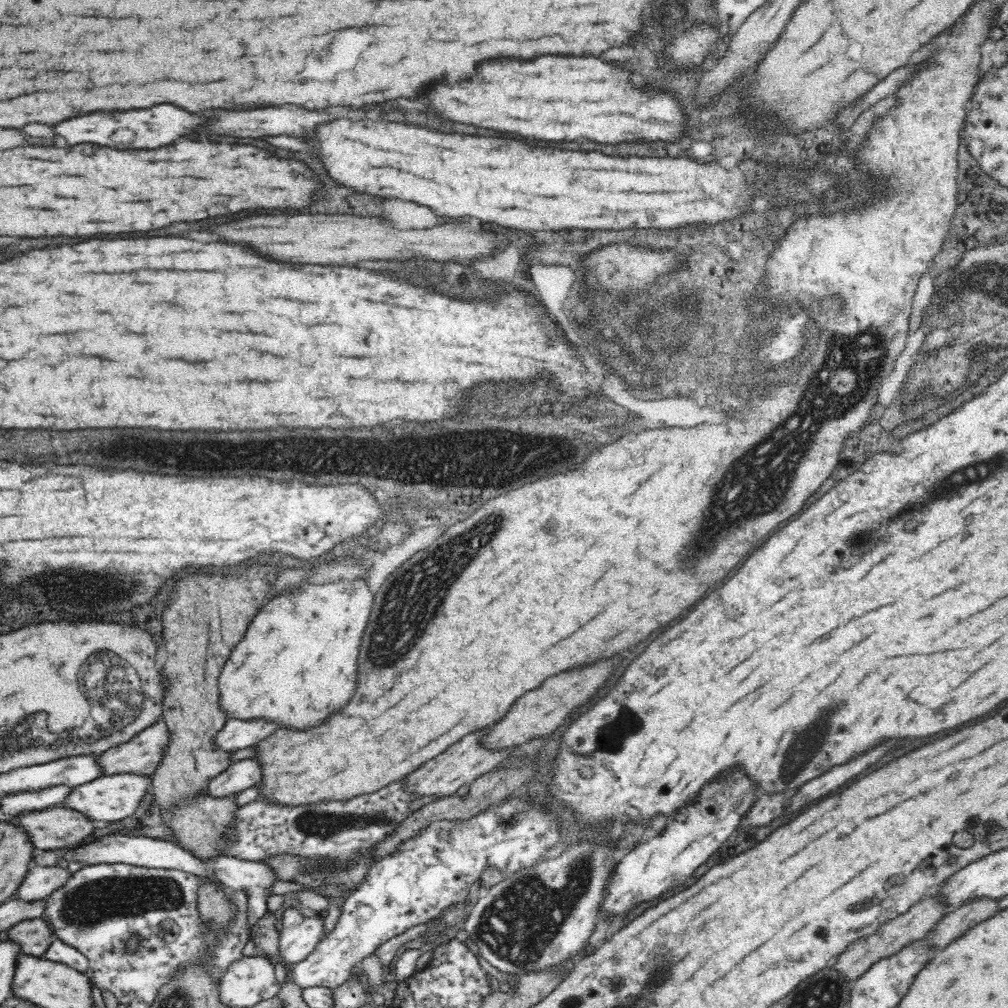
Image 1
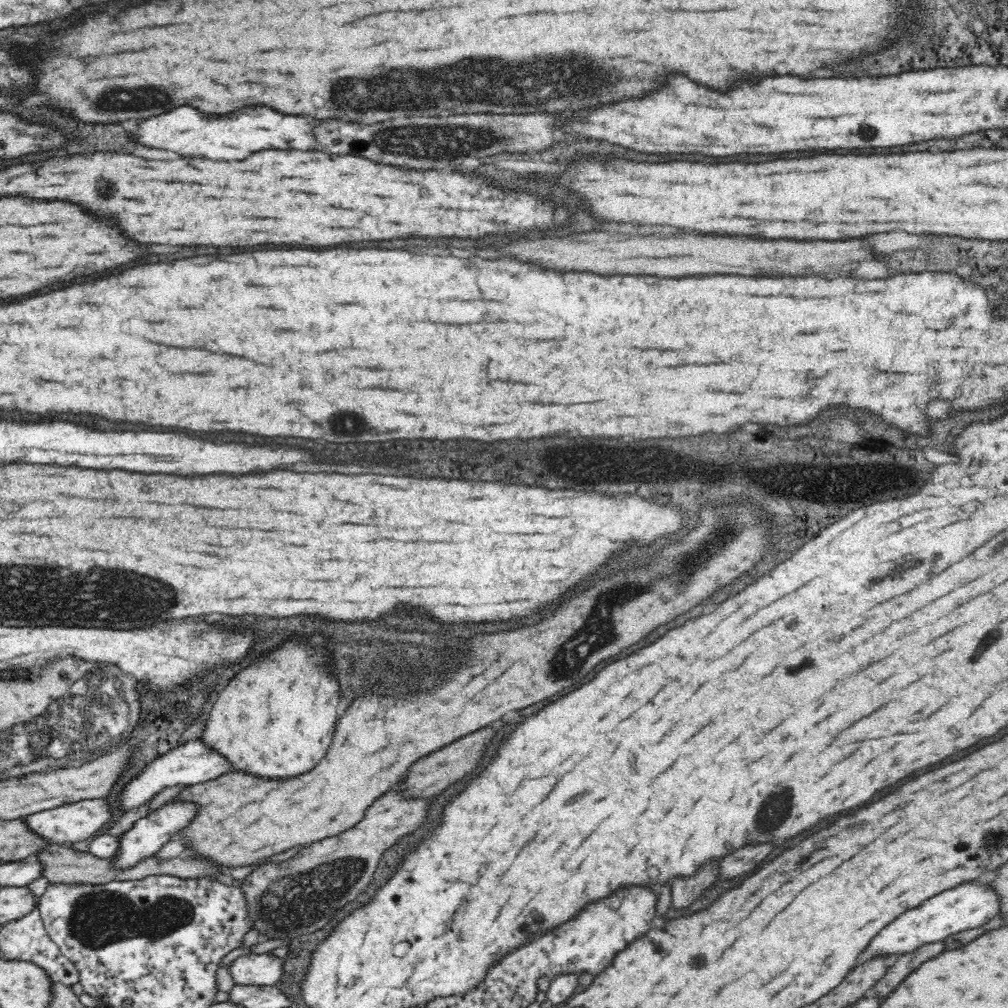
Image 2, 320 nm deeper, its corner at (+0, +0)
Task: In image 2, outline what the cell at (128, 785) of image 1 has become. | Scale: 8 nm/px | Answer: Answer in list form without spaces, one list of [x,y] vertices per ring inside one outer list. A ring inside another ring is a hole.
[[[92,799],[68,803],[50,810],[43,810],[22,818],[22,821],[26,823],[26,826],[32,833],[36,833],[36,835],[47,842],[47,845],[71,846],[97,835],[99,828],[102,828],[104,824],[108,824],[112,818],[114,818],[114,814],[112,814],[112,808],[110,808],[110,804],[106,800]]]

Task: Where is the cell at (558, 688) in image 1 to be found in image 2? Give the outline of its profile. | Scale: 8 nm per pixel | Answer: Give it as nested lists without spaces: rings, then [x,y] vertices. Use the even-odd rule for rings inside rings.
[[[494,728],[478,730],[476,734],[468,734],[460,740],[444,746],[442,750],[438,750],[434,754],[428,754],[426,758],[420,758],[420,762],[412,764],[406,778],[402,782],[398,782],[391,790],[398,795],[402,795],[404,799],[428,799],[431,795],[438,795],[446,790],[450,784],[454,784],[456,779],[466,776],[468,772],[472,772],[478,766],[478,762],[484,758],[486,746],[494,738],[494,732],[496,732]]]

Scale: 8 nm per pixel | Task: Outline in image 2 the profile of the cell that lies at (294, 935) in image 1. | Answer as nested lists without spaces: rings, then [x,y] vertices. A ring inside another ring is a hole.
[[[250,952],[234,959],[228,966],[228,972],[234,985],[276,985],[282,976],[283,959],[275,958],[268,953]]]

